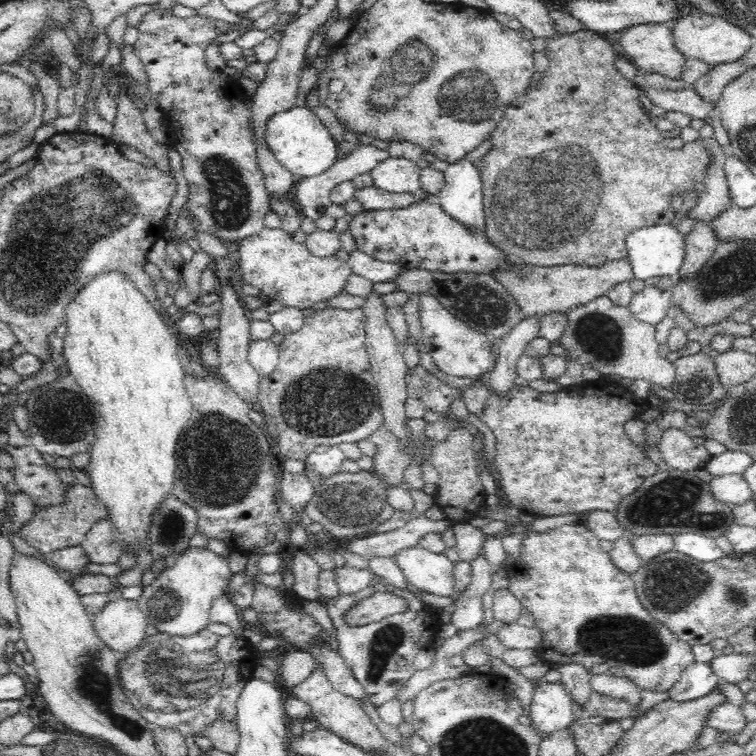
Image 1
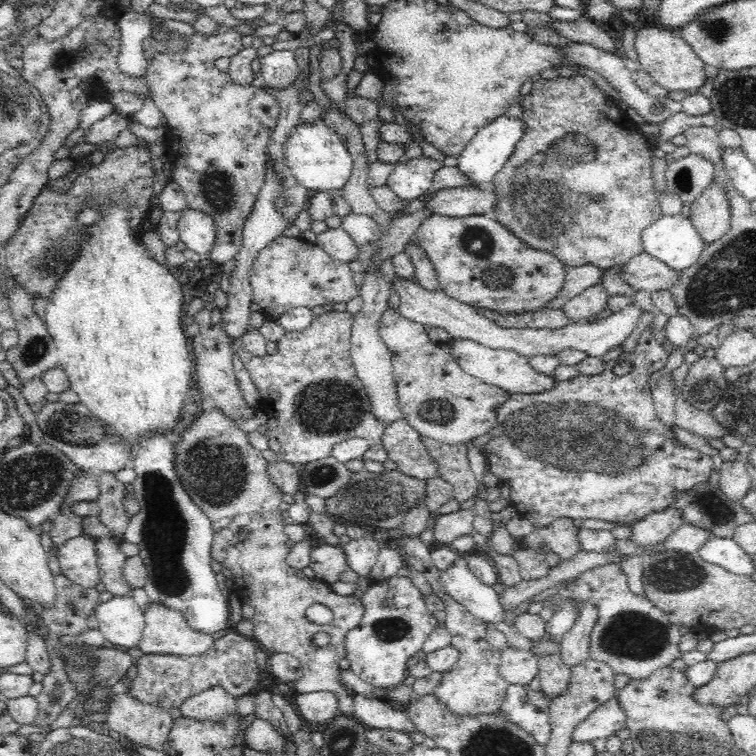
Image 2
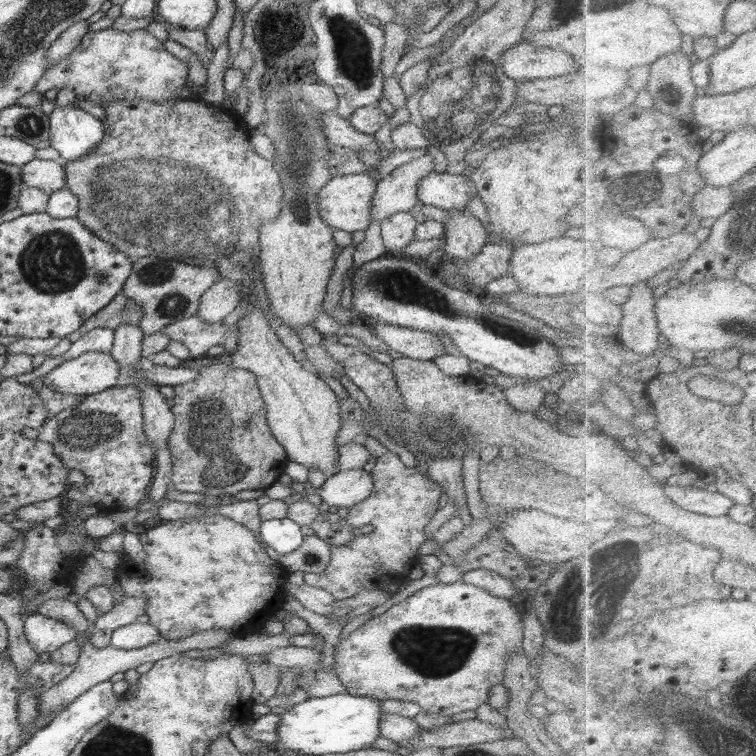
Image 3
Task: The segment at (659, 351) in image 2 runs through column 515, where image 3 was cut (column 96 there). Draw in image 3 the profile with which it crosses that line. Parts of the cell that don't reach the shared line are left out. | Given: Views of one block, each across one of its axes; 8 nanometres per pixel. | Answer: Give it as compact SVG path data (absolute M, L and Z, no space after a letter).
M135 385L112 387L88 395L76 409L50 416L39 428L38 440L50 442L70 472L76 469L87 477L84 490L74 482L62 495L65 518L76 517L81 505L94 505L100 510L138 508L148 500L146 488L152 481L156 457L144 431L140 396Z

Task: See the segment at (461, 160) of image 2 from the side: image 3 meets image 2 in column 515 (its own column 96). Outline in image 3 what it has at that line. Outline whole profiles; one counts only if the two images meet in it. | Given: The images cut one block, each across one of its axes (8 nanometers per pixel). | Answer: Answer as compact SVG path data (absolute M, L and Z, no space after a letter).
M74 103L68 106L55 106L52 113L49 114L48 140L50 146L58 150L62 161L74 162L78 158L84 158L86 154L94 150L94 146L98 146L98 142L102 142L104 134L106 131L104 131L102 121Z

